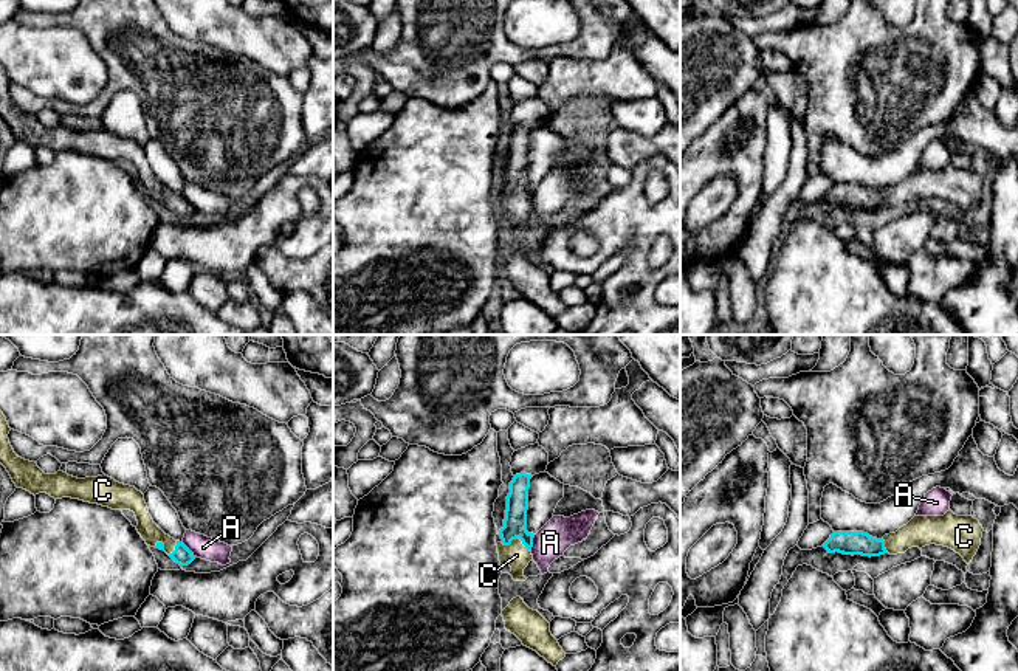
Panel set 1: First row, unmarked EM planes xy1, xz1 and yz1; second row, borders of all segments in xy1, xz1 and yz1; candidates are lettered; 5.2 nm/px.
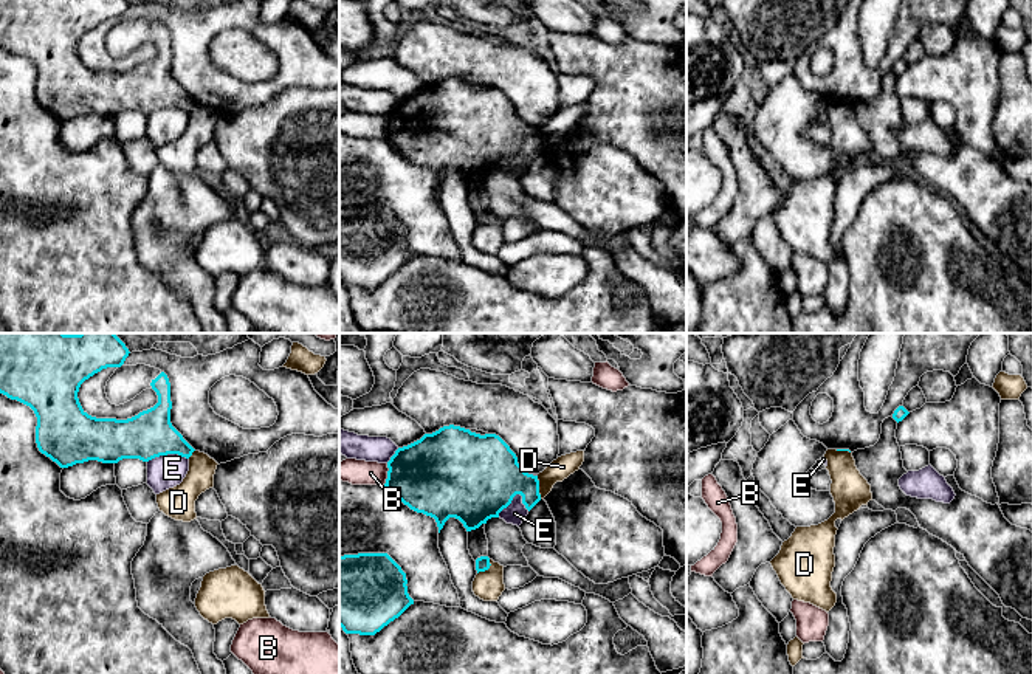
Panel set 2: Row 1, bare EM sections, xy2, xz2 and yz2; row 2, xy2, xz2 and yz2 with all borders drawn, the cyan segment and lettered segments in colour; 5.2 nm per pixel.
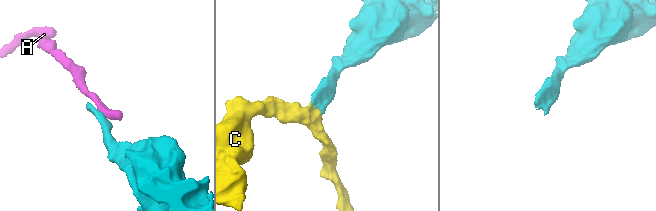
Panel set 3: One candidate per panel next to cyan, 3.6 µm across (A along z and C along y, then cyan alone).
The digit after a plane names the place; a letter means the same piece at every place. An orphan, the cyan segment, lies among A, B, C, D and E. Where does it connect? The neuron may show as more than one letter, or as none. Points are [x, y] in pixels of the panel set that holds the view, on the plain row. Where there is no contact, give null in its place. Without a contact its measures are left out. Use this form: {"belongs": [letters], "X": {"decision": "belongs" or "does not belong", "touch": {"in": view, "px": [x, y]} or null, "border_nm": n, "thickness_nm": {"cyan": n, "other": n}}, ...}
{"belongs": ["C"], "A": {"decision": "does not belong", "touch": {"in": "xz1", "px": [532, 196]}, "border_nm": 90, "thickness_nm": {"cyan": 130, "other": 170}}, "B": {"decision": "does not belong", "touch": {"in": "xz2", "px": [388, 127]}, "border_nm": 110, "thickness_nm": {"cyan": 420, "other": 130}}, "C": {"decision": "belongs", "touch": {"in": "xz1", "px": [516, 189]}, "border_nm": 170, "thickness_nm": {"cyan": 130, "other": 130}}, "D": {"decision": "does not belong", "touch": {"in": "xz2", "px": [538, 140]}, "border_nm": 120, "thickness_nm": {"cyan": 300, "other": 110}}, "E": {"decision": "does not belong", "touch": {"in": "xz2", "px": [510, 155]}, "border_nm": 170, "thickness_nm": {"cyan": 460, "other": 110}}}

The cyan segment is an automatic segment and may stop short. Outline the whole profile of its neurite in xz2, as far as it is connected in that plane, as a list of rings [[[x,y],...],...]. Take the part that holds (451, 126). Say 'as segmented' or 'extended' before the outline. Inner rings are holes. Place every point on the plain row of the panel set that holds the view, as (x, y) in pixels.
as segmented; [[[454,77],[398,101],[387,121],[384,139],[411,163],[434,170],[439,186],[449,170],[459,172],[466,184],[476,183],[488,172],[499,170],[516,147],[522,149],[528,164],[541,153],[538,129],[524,124],[499,88],[480,88]]]

